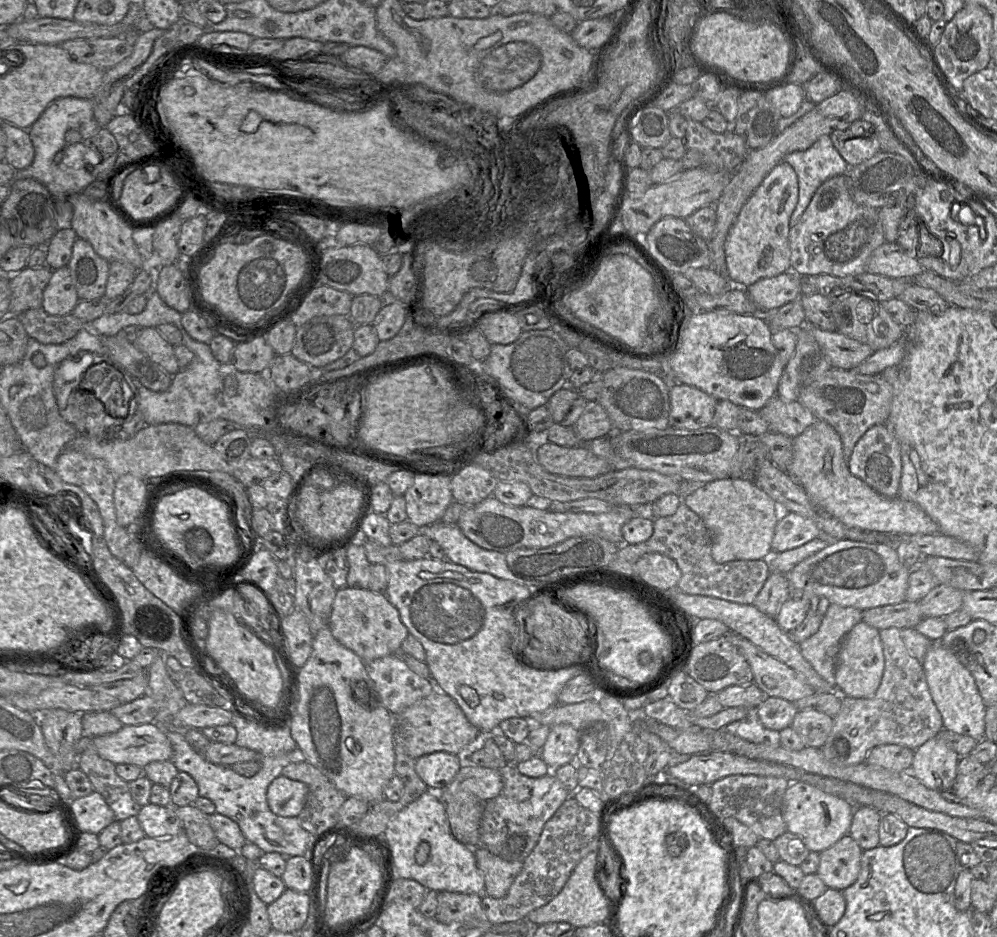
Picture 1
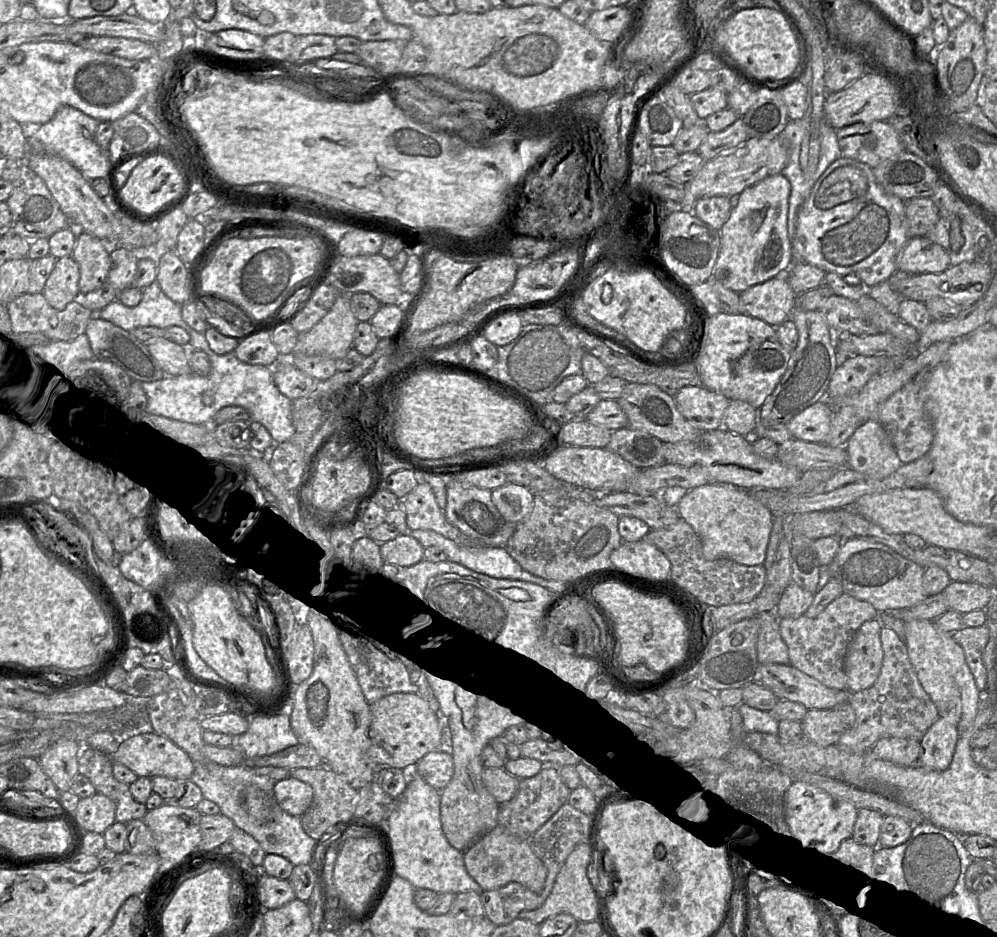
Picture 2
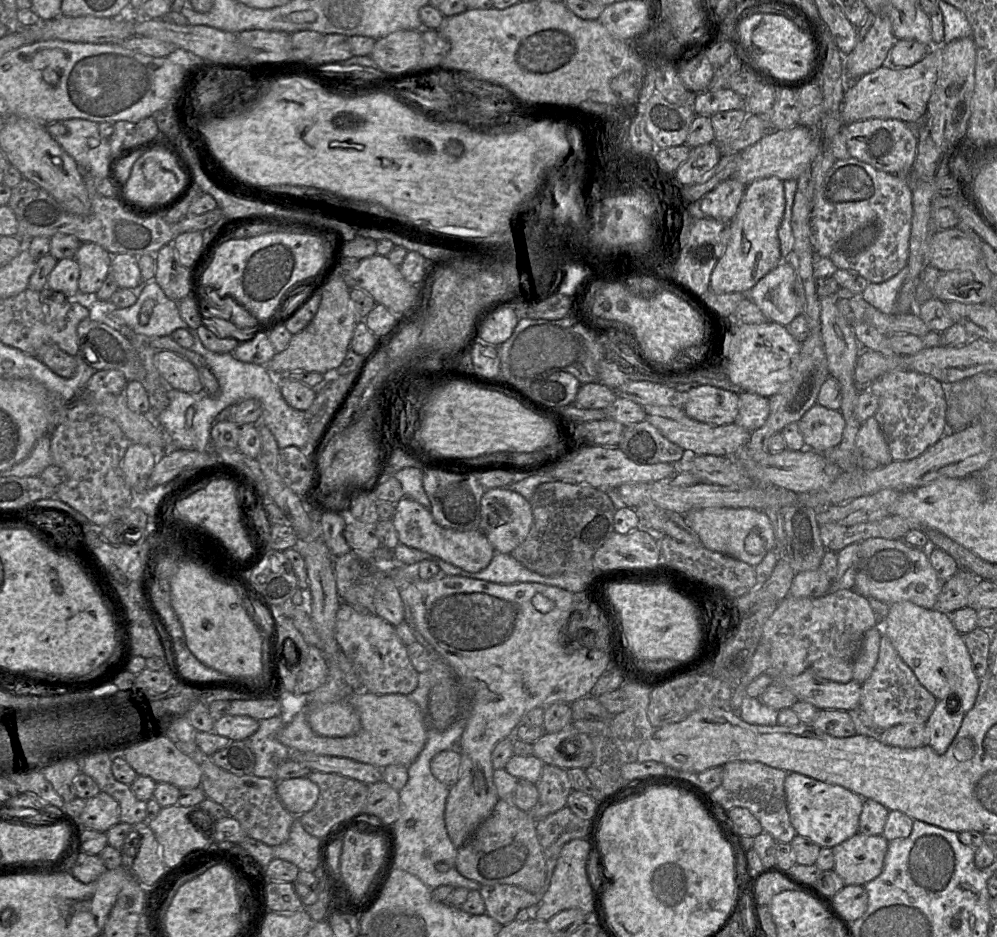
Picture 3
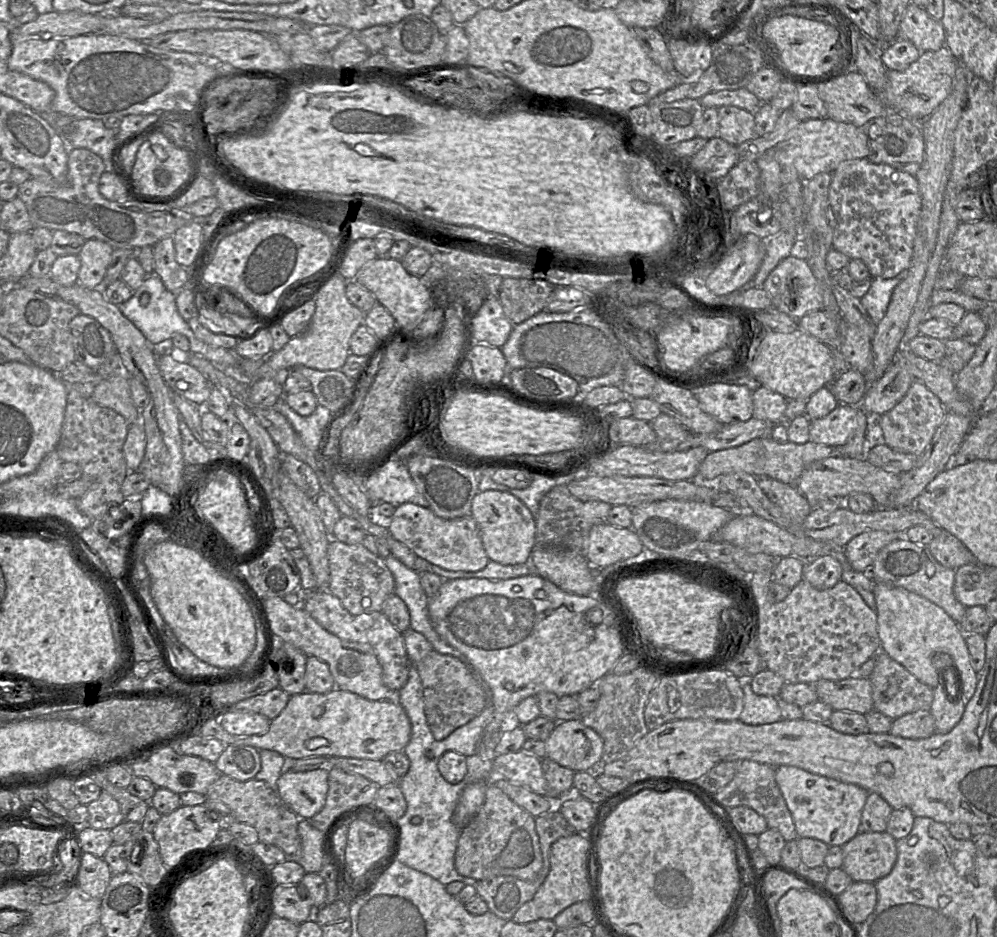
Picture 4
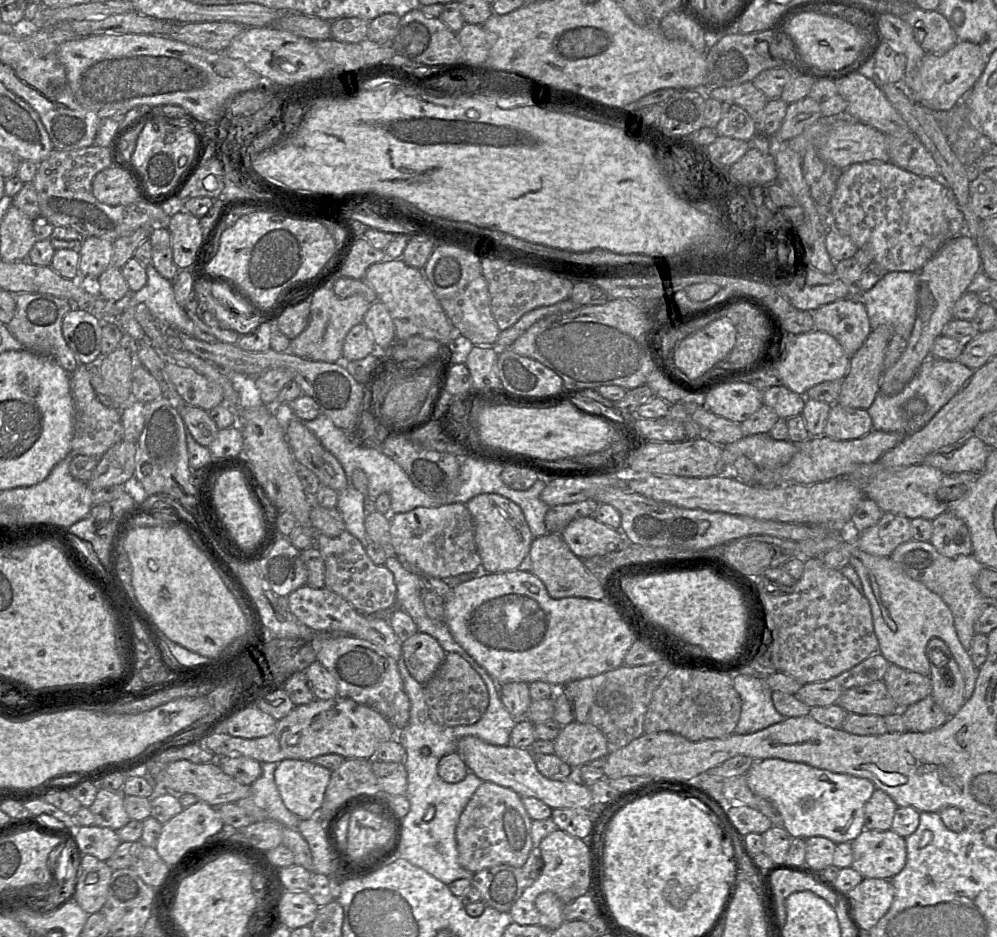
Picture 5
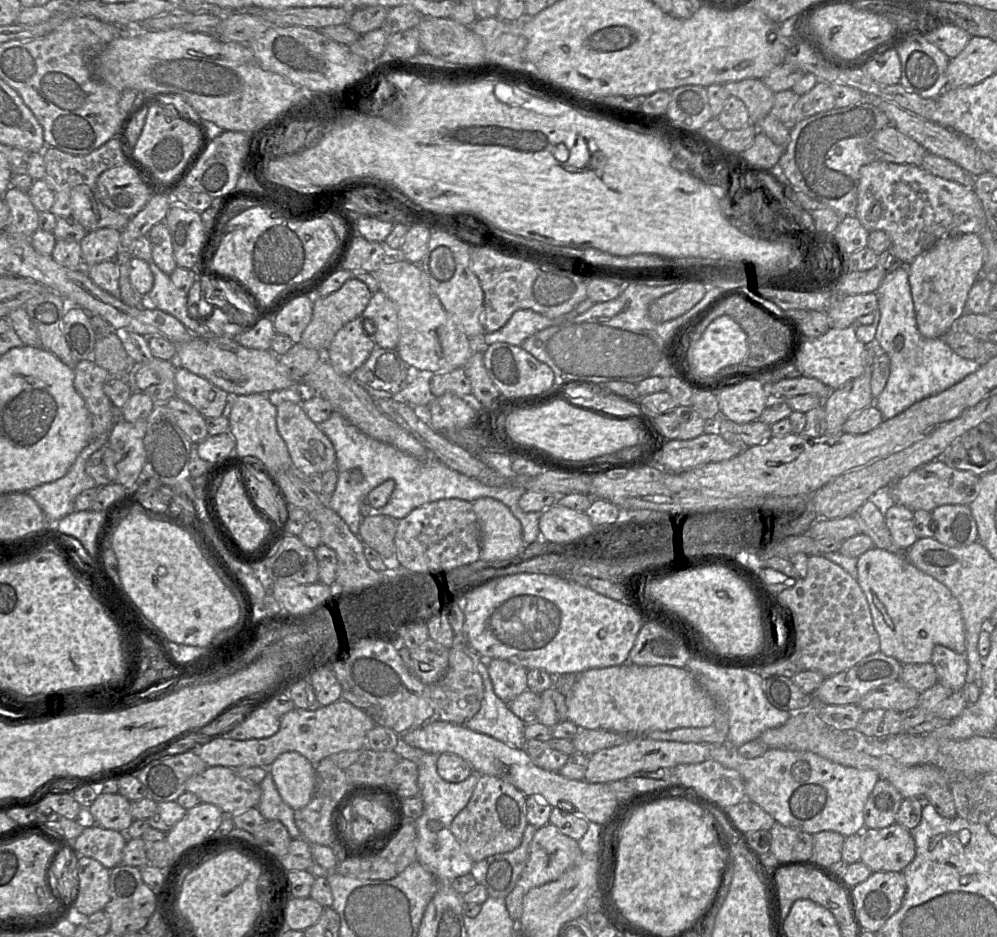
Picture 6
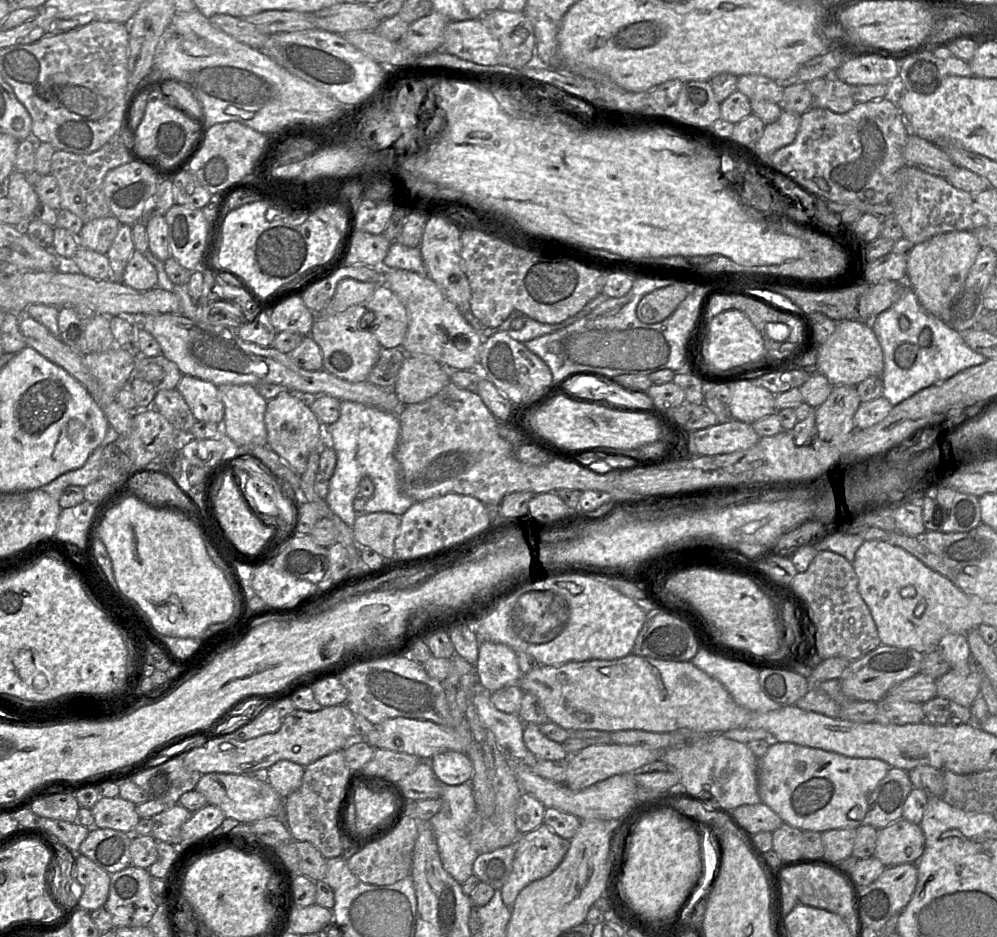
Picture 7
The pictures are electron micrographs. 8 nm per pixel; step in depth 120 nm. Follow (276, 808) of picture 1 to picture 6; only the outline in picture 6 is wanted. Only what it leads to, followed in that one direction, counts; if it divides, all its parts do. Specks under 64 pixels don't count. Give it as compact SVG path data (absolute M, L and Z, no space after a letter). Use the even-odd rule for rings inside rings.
M298 752L280 754L269 766L274 784L283 799L293 810L306 806L316 786L316 769Z

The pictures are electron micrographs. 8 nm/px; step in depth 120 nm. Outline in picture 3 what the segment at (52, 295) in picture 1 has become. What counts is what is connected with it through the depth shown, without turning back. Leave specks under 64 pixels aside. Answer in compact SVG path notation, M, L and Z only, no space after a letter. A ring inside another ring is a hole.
M74 258L58 260L46 285L50 293L63 294L67 299L80 298L78 280L80 268Z

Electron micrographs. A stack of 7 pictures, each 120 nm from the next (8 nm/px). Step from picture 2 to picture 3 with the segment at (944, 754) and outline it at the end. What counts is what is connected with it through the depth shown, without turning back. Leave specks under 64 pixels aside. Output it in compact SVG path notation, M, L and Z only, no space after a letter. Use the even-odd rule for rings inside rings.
M957 695L938 700L926 722L928 745L938 754L944 754L954 740L965 713ZM950 703L955 703L954 706Z

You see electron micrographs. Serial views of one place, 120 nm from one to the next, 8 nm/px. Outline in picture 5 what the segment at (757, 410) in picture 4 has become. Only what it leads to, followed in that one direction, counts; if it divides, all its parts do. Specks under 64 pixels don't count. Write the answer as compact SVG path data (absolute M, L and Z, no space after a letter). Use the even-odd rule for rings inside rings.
M784 385L773 386L762 391L762 404L771 407L780 419L802 413L805 405L805 395L791 391Z

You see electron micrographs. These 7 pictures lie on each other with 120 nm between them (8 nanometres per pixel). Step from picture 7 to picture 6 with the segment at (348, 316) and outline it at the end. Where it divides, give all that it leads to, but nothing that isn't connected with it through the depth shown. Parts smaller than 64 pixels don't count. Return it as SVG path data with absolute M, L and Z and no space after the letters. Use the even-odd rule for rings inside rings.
M361 316L346 323L334 336L325 351L325 358L340 373L352 376L369 357L376 343L363 330Z

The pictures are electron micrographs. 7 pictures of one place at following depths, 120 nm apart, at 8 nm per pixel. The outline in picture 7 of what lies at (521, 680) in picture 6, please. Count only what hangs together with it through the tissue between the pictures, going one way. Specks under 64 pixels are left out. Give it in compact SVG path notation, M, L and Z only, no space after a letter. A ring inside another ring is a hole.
M481 640L476 662L478 682L488 691L517 684L522 677L516 652L508 645Z

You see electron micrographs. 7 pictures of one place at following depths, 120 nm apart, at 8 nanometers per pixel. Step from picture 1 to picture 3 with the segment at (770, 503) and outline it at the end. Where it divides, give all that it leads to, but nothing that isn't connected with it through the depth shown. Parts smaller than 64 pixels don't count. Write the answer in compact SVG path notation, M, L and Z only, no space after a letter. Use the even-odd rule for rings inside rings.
M702 508L687 513L688 524L698 534L702 545L756 567L771 550L777 549L774 529L762 510L752 508Z

